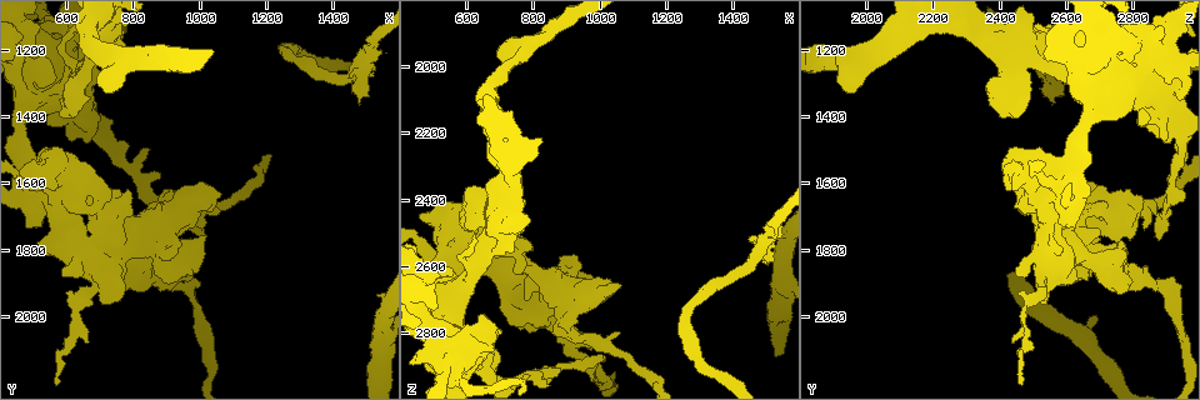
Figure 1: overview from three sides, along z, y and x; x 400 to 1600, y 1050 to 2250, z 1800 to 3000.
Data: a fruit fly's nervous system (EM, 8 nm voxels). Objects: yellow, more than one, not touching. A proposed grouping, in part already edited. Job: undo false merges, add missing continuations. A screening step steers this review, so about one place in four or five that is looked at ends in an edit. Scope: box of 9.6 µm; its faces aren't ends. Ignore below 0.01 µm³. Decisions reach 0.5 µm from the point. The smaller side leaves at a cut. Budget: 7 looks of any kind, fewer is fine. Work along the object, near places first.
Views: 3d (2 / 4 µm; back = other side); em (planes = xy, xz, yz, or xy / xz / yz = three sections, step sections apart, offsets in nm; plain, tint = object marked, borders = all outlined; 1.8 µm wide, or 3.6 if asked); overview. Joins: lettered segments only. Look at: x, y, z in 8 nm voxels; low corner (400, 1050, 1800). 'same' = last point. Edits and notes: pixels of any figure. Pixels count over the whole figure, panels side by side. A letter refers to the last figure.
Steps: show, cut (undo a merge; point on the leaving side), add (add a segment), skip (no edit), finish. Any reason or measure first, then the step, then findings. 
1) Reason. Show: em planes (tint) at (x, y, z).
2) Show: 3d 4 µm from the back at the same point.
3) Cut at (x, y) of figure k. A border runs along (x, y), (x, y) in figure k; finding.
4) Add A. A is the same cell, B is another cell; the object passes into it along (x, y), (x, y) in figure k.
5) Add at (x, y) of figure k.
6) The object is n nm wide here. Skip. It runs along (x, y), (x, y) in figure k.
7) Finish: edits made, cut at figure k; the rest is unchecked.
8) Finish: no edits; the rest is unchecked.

Show: 3d 2 µm at (760, 1490, 2950).

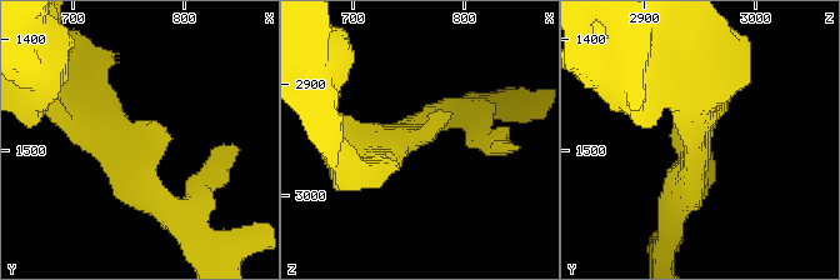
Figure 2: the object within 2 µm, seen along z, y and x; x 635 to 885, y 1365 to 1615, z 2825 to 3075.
Now the EM. Show: em planes (borders) at (764, 1490, 2944).

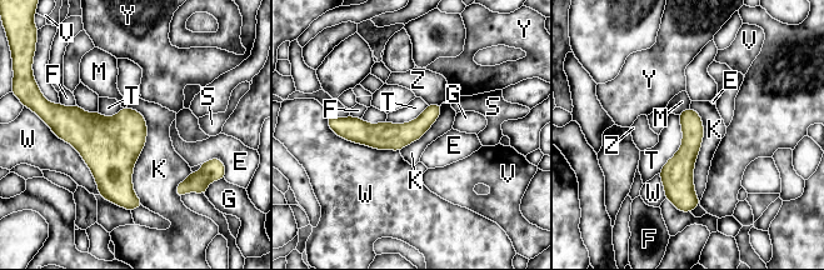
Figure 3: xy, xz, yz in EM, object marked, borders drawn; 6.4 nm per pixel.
Skip. E, F, G, K, M, S, T, V, W, Y and Z are other cells; all the same cell.

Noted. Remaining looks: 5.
Touches itself. Show: em 3.6 µm xy step 4 (tint) at (680, 1190, 2460).

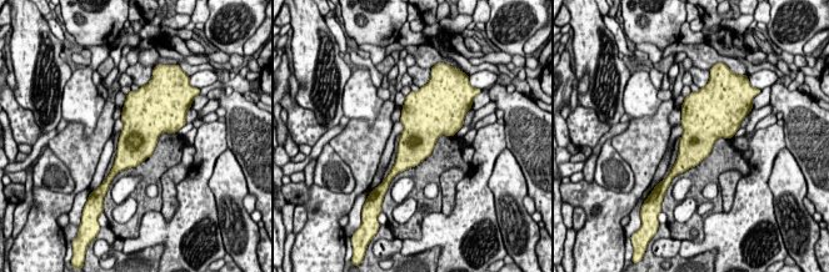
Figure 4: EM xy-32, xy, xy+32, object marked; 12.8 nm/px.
Show: em 3.6 µm planes (borders) at the same point.

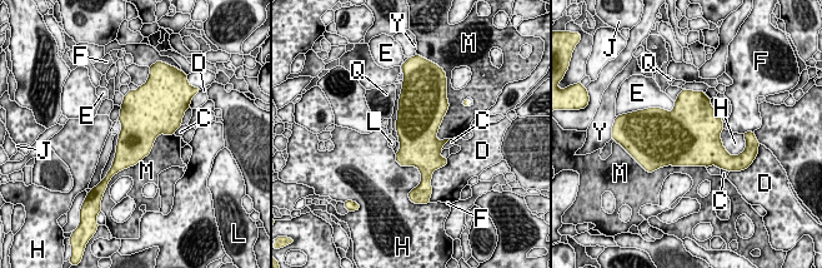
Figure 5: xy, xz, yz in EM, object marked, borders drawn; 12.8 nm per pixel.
The object is 480 nm wide here. Skip. C, D, E, F, H, J, L, M, Q and Y are other cells; a border runs along (675, 102), (671, 110), (660, 107) in figure 5; all the same cell.

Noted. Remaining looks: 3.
Branch stops here. Show: 3d 2 µm at (1460, 1320, 2520).

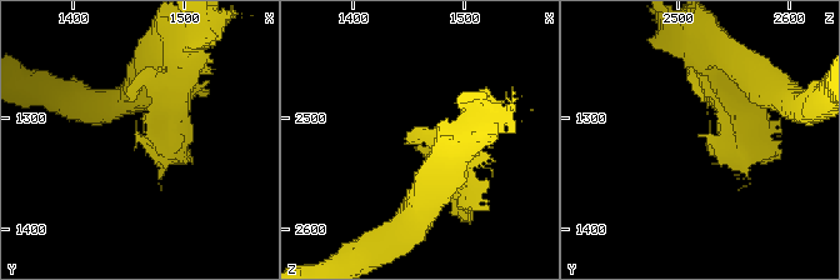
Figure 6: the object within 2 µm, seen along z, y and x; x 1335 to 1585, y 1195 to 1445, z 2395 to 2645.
Now the EM. Show: em planes (borders) at (1462, 1318, 2524).

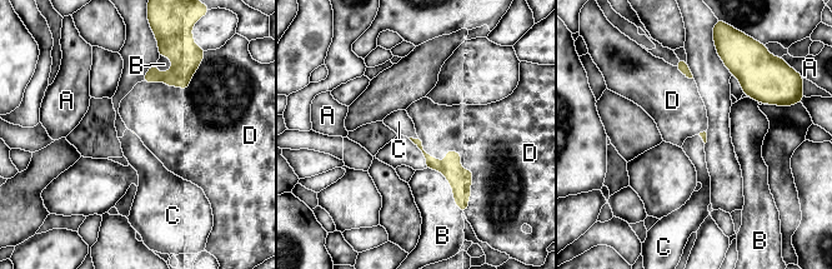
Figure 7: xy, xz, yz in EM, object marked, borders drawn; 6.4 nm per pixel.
Skip. A, B, C and D are other cells; a border runs along (409, 137), (417, 139) in figure 7; no lettered segment goes on from it.

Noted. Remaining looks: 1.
Finish: no edits; the rest is unchecked.

